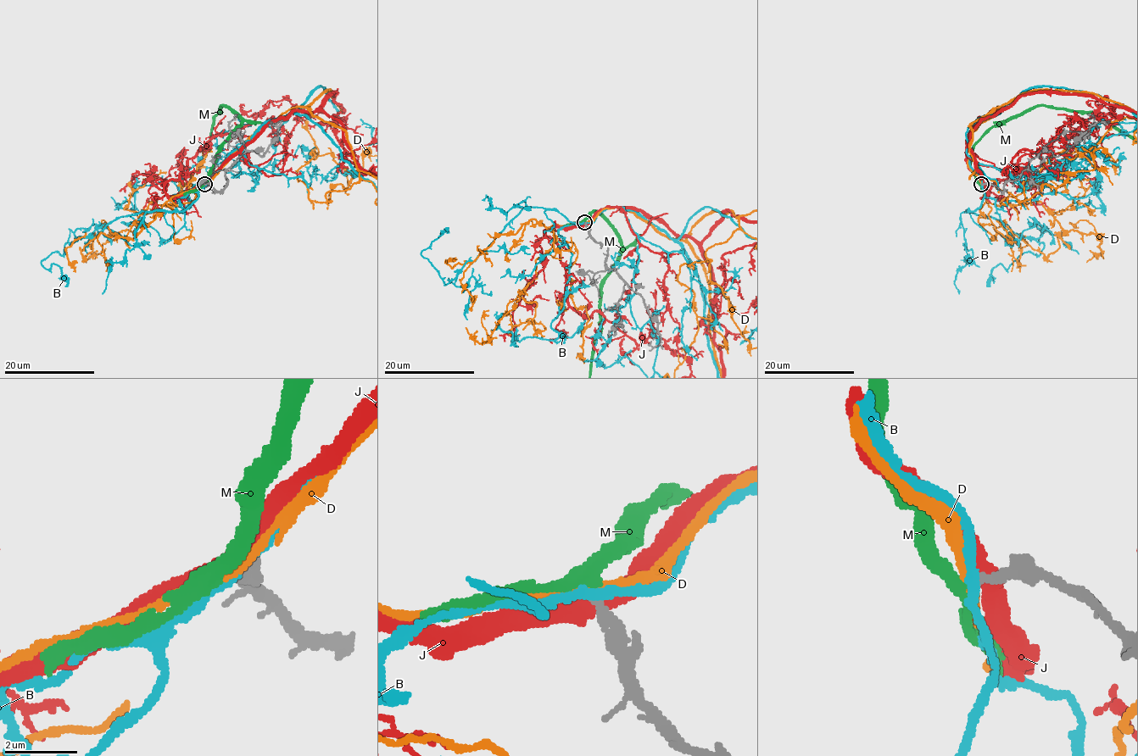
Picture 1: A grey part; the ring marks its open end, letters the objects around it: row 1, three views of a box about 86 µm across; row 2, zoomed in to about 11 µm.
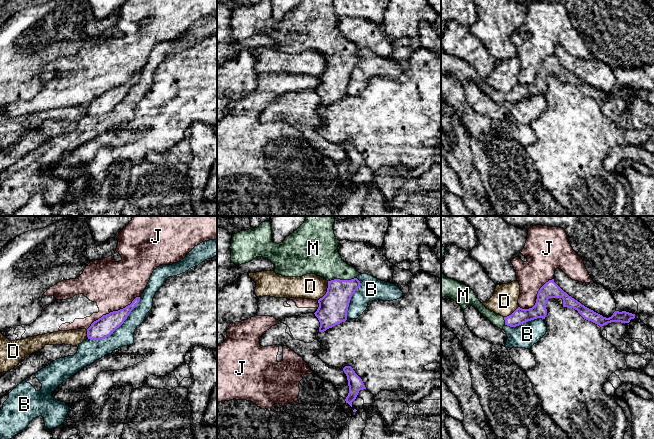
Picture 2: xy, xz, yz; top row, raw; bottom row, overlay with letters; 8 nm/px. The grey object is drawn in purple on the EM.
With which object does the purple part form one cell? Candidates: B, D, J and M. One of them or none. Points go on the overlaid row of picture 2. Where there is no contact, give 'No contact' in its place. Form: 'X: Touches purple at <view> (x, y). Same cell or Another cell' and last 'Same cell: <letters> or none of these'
B: Touches purple at xy (117, 327). Another cell
D: Touches purple at xz (327, 291). Another cell
J: Touches purple at yz (537, 297). Another cell
M: Touches purple at xz (342, 280). Same cell
Same cell: M

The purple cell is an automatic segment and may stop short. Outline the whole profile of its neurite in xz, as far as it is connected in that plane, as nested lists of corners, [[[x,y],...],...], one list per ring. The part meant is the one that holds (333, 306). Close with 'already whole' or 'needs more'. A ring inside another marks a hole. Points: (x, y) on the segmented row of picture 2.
[[[306,216],[304,223],[292,234],[287,236],[281,243],[276,244],[272,240],[272,226],[269,221],[261,223],[257,228],[240,231],[232,235],[231,261],[235,265],[248,263],[256,257],[263,257],[275,265],[274,272],[285,277],[302,277],[306,274],[315,274],[328,281],[326,294],[318,300],[319,307],[314,313],[320,322],[319,332],[324,332],[347,320],[347,311],[352,295],[360,287],[357,279],[360,274],[354,267],[344,262],[338,252],[339,240],[335,237],[333,216]]] | needs more

